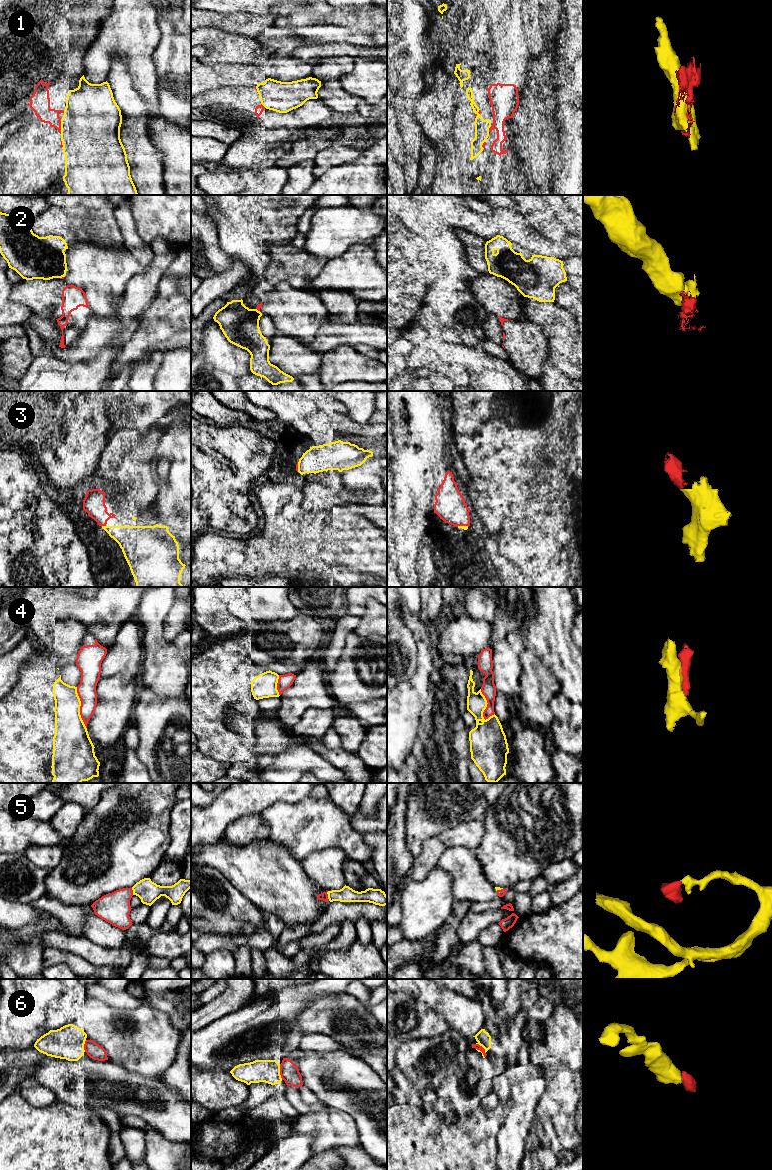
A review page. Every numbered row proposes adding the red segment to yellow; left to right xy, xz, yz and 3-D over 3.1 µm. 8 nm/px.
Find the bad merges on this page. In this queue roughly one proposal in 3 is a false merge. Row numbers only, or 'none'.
4

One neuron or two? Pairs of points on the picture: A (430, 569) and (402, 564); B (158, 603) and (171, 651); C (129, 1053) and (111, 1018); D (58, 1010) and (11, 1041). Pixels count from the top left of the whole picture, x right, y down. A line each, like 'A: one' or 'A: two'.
A: two
B: one
C: one
D: one

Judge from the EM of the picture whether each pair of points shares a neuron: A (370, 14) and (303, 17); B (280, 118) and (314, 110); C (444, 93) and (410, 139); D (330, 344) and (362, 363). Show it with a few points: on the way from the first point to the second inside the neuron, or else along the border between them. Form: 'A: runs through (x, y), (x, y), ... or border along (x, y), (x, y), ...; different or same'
A: runs through (353, 16), (320, 16); same
B: runs through (288, 118), (306, 116); same
C: border along (413, 104), (413, 118), (426, 138); different
D: border along (338, 346), (322, 353); different

